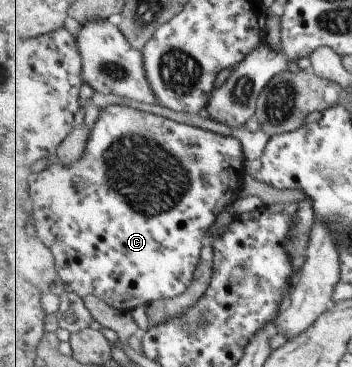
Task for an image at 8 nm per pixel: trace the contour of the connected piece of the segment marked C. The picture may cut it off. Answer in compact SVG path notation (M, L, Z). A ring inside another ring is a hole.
M107 105L100 110L98 119L90 132L90 139L87 142L84 155L71 166L65 166L58 161L51 161L40 167L28 169L32 177L29 192L33 200L33 216L35 216L35 226L37 226L37 236L39 240L49 247L55 256L57 272L69 290L76 292L79 297L97 296L116 310L121 312L133 312L135 308L143 306L147 309L156 305L159 300L175 298L181 296L196 277L196 270L202 261L201 248L203 239L211 224L217 220L217 216L225 211L236 198L241 195L241 182L245 176L247 161L243 144L230 136L223 136L209 130L203 130L189 124L179 124L175 120L163 118L152 113L143 112L130 108L129 106Z

